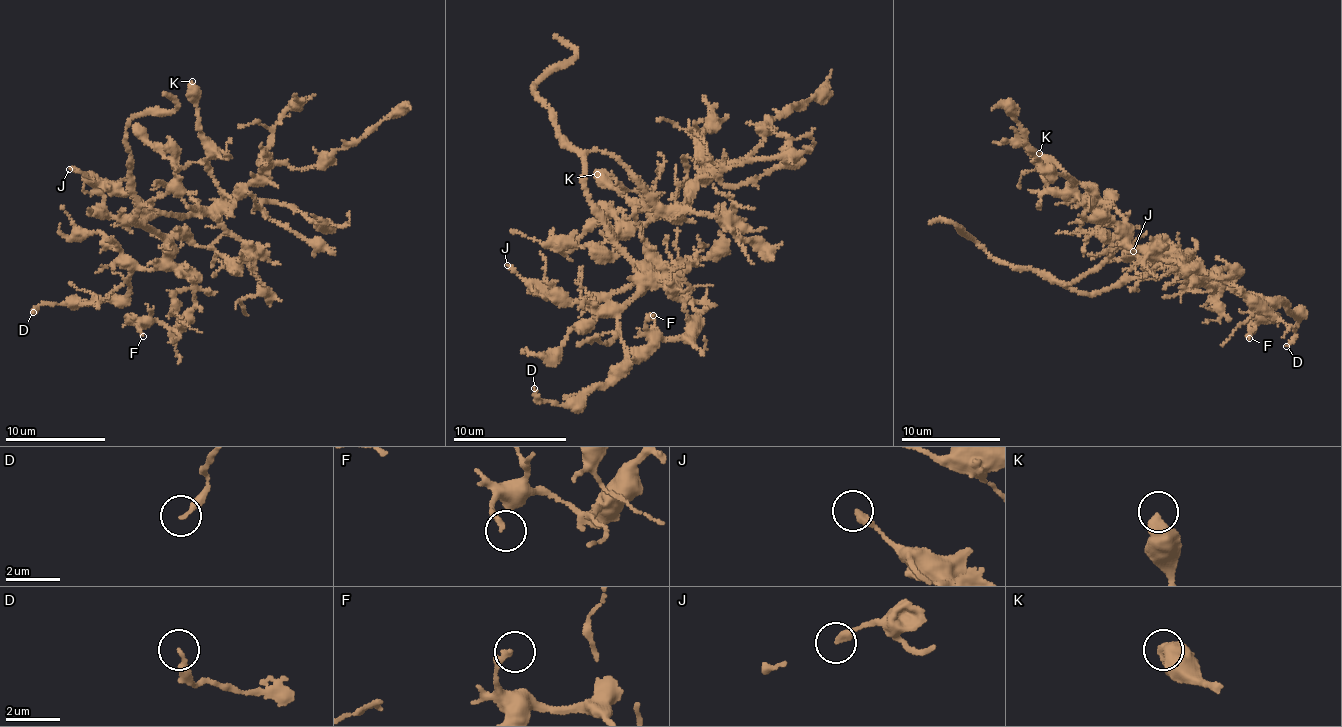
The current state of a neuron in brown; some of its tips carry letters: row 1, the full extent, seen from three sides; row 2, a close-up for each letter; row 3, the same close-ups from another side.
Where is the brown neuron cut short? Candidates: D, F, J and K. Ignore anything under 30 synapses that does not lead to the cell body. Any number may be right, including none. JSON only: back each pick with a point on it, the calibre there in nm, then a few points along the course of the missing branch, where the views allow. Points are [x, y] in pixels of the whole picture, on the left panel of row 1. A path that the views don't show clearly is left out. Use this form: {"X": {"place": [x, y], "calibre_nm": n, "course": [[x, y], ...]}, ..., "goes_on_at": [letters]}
{"goes_on_at": []}

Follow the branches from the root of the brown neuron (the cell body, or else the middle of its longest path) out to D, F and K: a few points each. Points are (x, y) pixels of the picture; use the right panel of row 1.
D: (1139, 251), (1140, 257), (1152, 252), (1130, 276), (1172, 267), (1214, 288), (1284, 303), (1300, 322), (1286, 346)
F: (1139, 251), (1152, 252), (1130, 276), (1172, 267), (1258, 298), (1267, 312), (1249, 338)
K: (1139, 251), (1124, 236), (1124, 230), (1127, 237), (1124, 239), (1127, 229), (1120, 210), (1039, 153)

